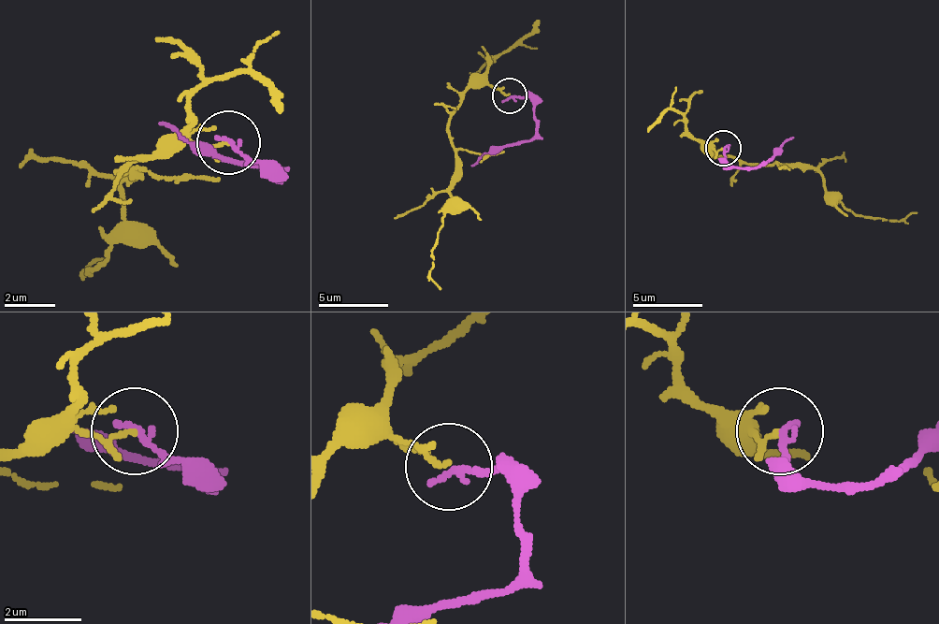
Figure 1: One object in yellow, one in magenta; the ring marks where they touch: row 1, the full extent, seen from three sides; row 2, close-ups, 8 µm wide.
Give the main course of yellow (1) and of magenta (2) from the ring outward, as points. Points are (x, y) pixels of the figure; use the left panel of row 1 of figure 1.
1: (226, 144), (164, 150), (119, 169), (132, 176), (119, 239), (93, 270), (81, 270), (107, 258)
2: (226, 144), (271, 176), (278, 176), (258, 163), (208, 156), (157, 124)

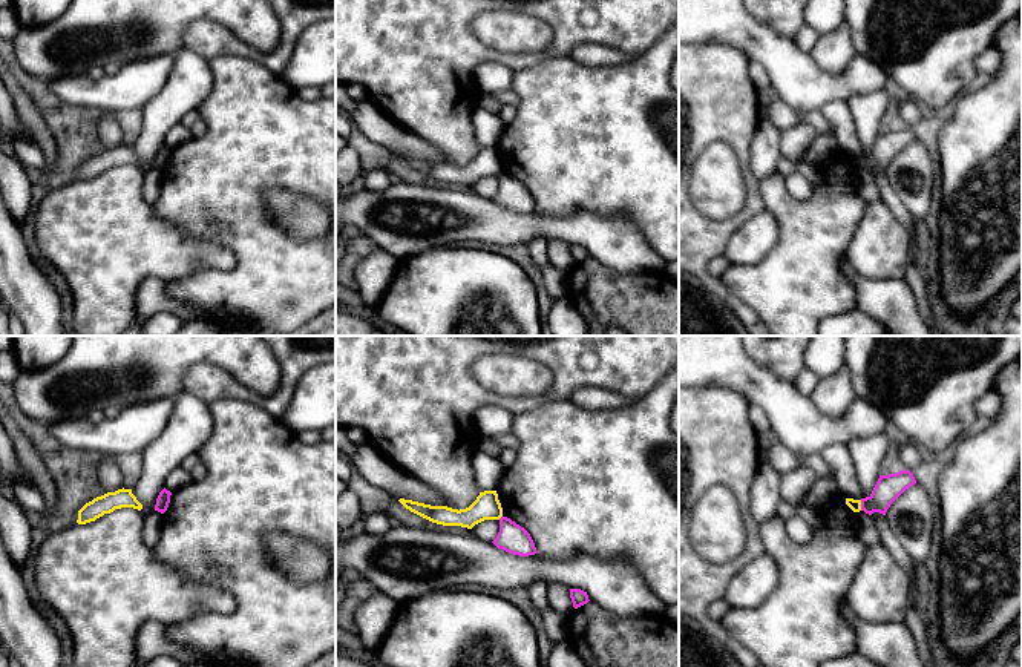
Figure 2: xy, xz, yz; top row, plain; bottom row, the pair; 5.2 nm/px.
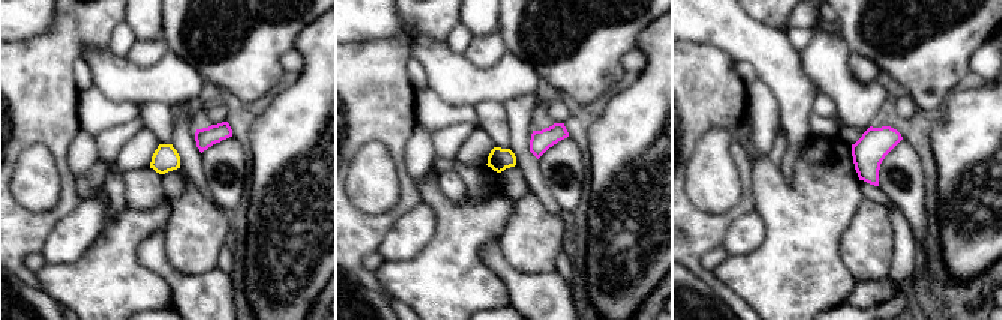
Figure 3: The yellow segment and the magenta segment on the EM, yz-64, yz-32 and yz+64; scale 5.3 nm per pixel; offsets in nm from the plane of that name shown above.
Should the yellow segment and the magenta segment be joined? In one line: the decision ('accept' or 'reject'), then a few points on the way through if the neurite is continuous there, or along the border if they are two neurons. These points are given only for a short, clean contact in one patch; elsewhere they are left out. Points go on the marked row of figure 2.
reject | along yz (860, 500), (861, 509)

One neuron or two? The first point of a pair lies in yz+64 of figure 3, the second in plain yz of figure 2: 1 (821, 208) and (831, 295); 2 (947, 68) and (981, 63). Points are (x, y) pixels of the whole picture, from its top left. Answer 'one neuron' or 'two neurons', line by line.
1: one neuron
2: two neurons

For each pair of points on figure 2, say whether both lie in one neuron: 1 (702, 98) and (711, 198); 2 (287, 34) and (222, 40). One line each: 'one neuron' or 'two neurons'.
1: two neurons
2: one neuron

